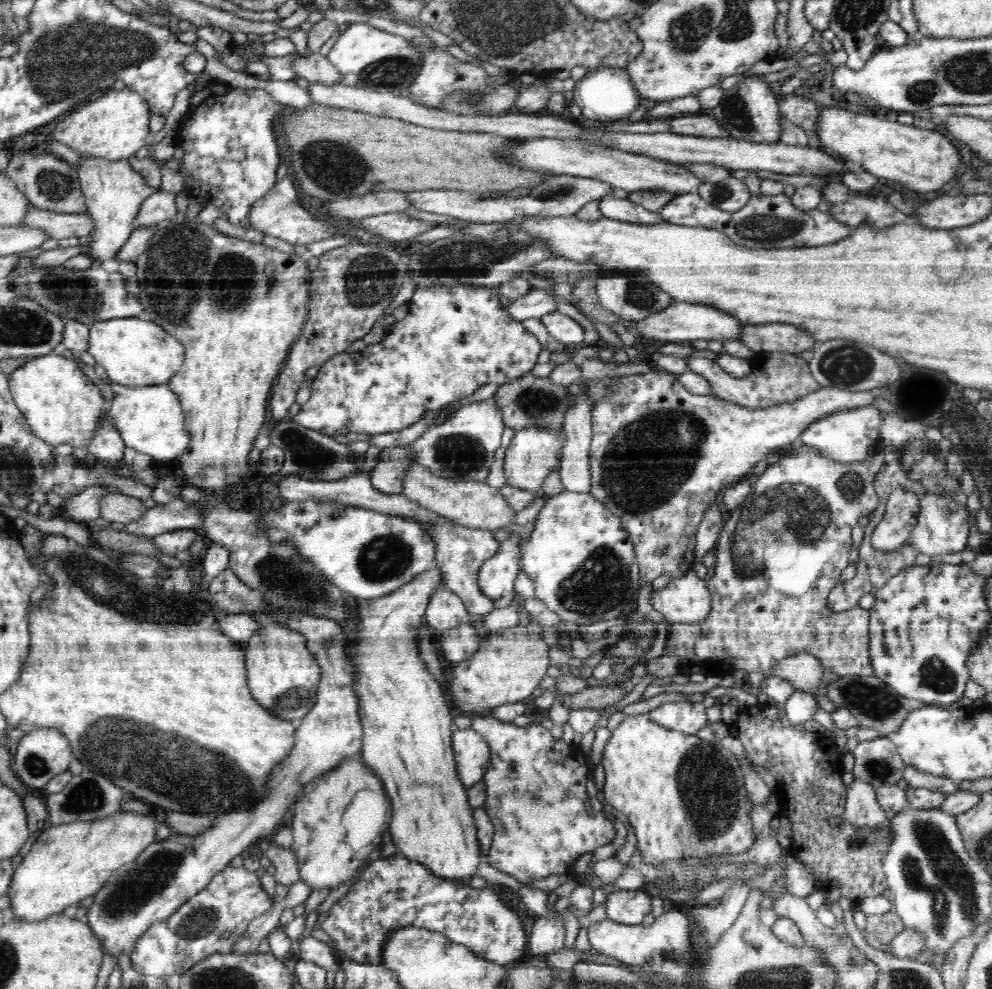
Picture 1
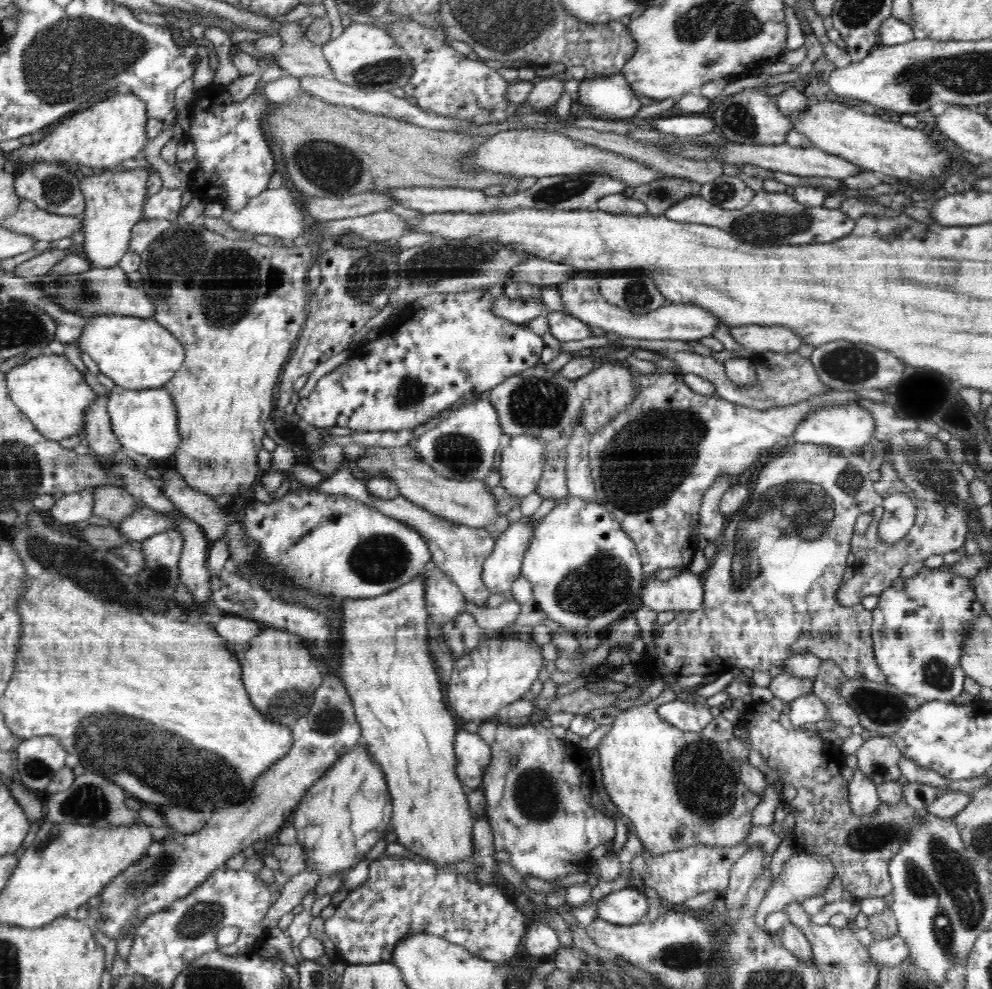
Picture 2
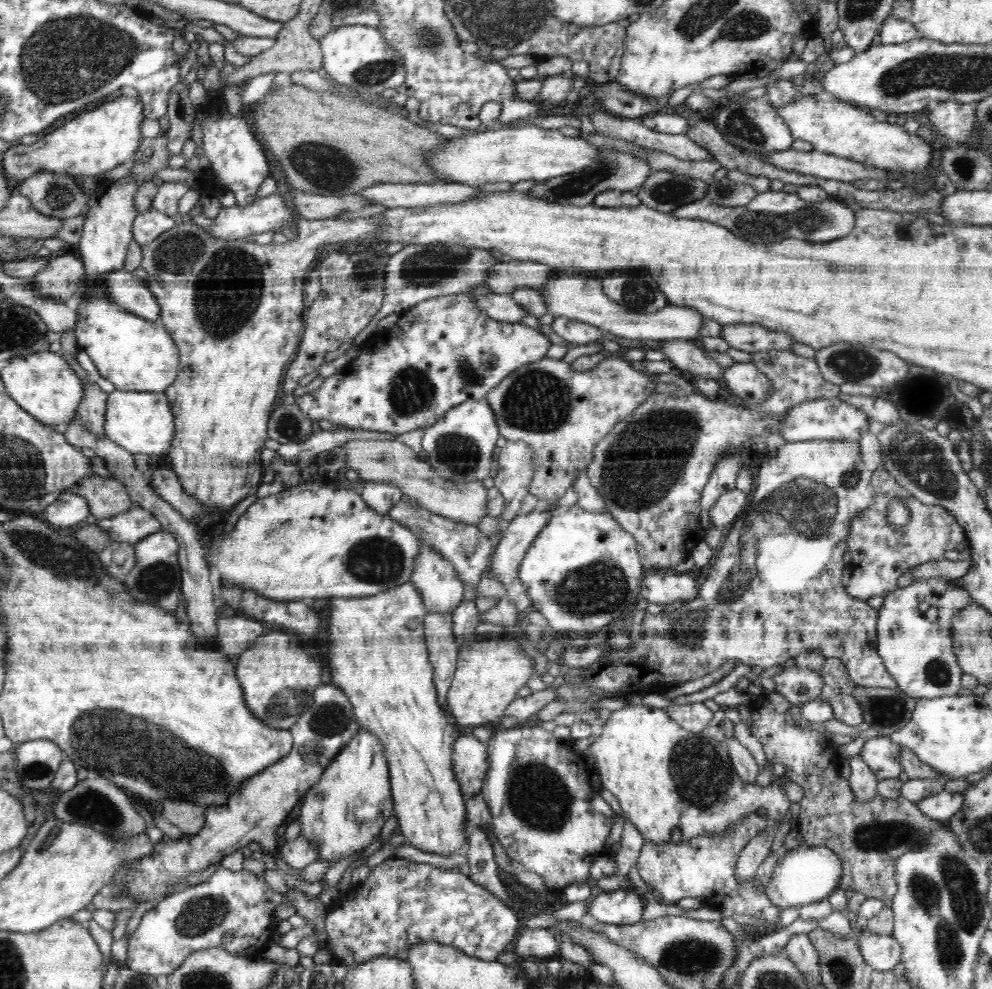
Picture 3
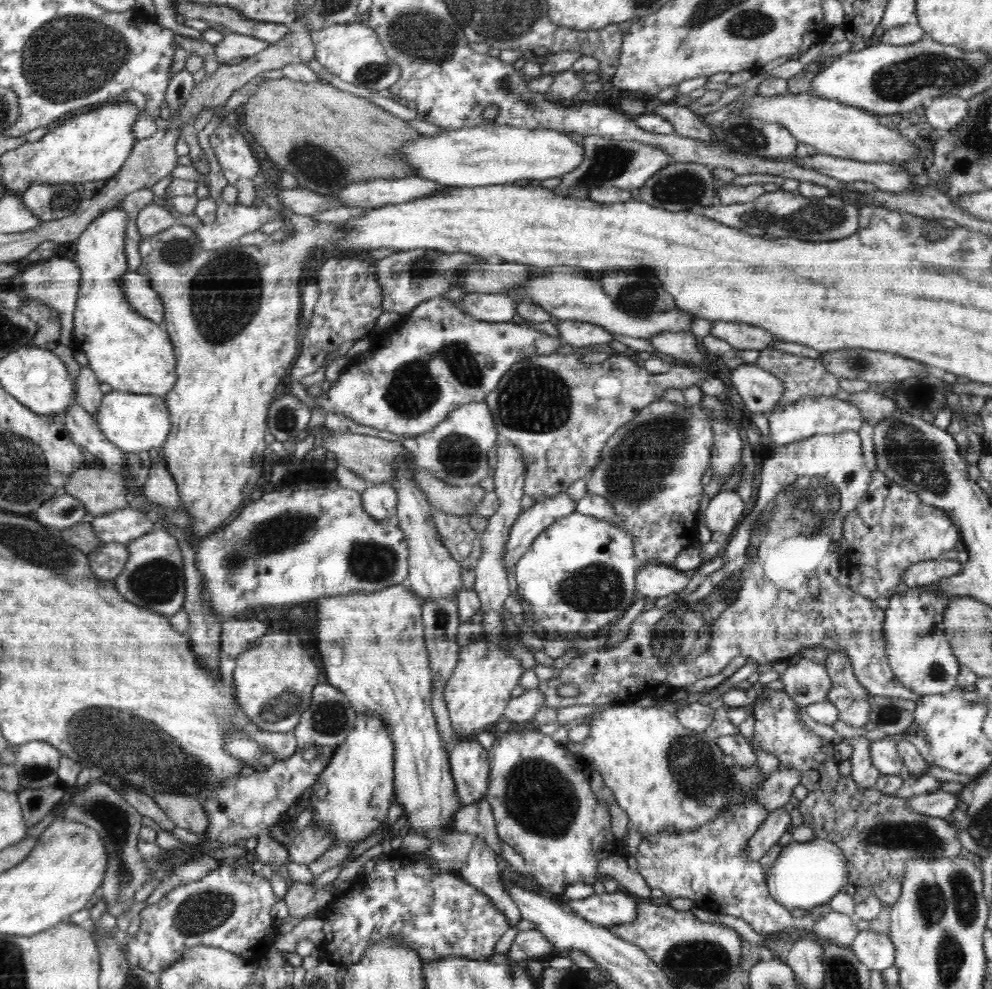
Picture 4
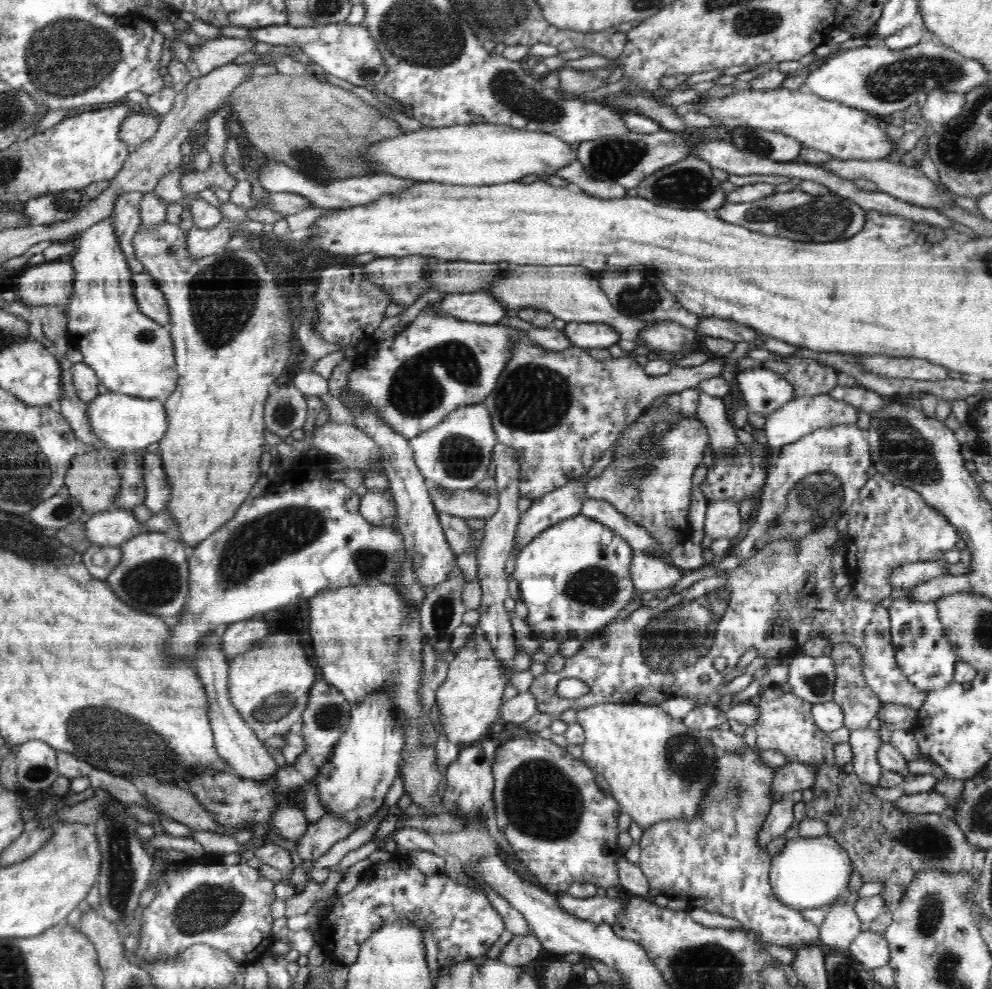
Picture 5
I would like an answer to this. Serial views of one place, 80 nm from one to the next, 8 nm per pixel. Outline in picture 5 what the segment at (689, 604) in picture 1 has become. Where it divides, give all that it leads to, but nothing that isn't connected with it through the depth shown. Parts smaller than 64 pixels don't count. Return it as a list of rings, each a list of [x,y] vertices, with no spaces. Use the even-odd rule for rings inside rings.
[[[633,551],[630,573],[633,585],[639,593],[672,588],[684,575],[682,570],[672,566],[668,560],[646,555],[644,551]]]

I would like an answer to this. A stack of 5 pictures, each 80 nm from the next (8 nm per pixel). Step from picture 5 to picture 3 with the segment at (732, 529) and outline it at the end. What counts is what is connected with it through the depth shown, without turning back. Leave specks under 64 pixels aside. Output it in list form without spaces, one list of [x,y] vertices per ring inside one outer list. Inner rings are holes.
[[[738,488],[726,492],[717,499],[714,509],[709,513],[710,522],[714,523],[716,528],[723,531],[728,530],[747,506],[746,502],[748,502],[746,492],[742,492]]]

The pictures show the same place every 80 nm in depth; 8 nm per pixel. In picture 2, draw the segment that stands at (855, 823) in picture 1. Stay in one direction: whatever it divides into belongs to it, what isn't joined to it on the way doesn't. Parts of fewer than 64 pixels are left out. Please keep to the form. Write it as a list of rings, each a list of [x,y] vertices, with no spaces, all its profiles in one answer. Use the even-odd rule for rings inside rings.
[[[854,754],[842,756],[842,763],[854,770],[852,780],[848,782],[848,800],[853,814],[856,816],[874,816],[880,809],[881,800],[877,786],[869,779],[869,776],[858,770],[858,759]]]

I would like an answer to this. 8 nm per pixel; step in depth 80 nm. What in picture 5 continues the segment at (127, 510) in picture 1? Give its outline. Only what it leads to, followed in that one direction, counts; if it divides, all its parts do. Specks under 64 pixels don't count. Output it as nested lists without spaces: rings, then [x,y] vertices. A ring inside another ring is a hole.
[[[96,450],[77,454],[64,484],[70,496],[92,514],[112,510],[121,490],[120,474],[113,461]]]

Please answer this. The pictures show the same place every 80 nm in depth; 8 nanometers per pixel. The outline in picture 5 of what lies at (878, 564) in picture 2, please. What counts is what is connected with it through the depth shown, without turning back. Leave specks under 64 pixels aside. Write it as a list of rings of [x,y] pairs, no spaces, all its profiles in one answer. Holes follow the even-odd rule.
[[[879,473],[874,474],[872,478],[867,480],[867,484],[860,490],[860,495],[852,507],[848,510],[849,518],[848,518],[848,527],[847,527],[847,535],[844,538],[845,546],[846,546],[846,571],[847,576],[851,582],[852,589],[856,590],[856,594],[860,599],[864,601],[868,601],[872,604],[880,604],[884,598],[889,597],[891,586],[888,585],[888,579],[892,575],[892,572],[896,568],[900,566],[918,563],[918,562],[943,562],[947,563],[948,561],[944,558],[946,551],[950,549],[954,549],[956,544],[958,544],[958,540],[960,540],[959,529],[957,529],[940,511],[935,510],[932,506],[926,504],[924,499],[920,497],[918,492],[912,491],[910,488],[905,488],[900,484],[894,485],[889,480],[884,479]]]

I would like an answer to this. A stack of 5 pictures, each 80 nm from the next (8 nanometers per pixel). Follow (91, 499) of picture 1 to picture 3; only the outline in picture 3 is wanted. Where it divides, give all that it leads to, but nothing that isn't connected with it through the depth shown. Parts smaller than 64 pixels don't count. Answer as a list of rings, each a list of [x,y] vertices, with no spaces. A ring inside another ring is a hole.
[[[62,492],[58,500],[37,514],[50,526],[60,531],[69,531],[90,516],[88,502],[80,495]]]

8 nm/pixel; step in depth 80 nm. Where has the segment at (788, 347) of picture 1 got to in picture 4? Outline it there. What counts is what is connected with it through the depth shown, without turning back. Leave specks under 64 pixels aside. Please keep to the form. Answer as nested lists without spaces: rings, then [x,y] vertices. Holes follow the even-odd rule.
[[[726,320],[712,321],[710,334],[727,340],[731,346],[740,350],[764,350],[778,338],[760,326]]]

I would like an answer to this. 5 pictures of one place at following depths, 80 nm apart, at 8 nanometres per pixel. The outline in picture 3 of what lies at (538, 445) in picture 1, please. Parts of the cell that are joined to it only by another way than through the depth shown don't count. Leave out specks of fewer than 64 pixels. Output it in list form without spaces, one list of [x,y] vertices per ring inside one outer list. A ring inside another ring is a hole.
[[[508,441],[498,454],[499,471],[494,477],[495,488],[504,496],[504,512],[498,516],[510,522],[521,514],[520,508],[525,496],[530,493],[534,478],[534,454],[528,444]]]

